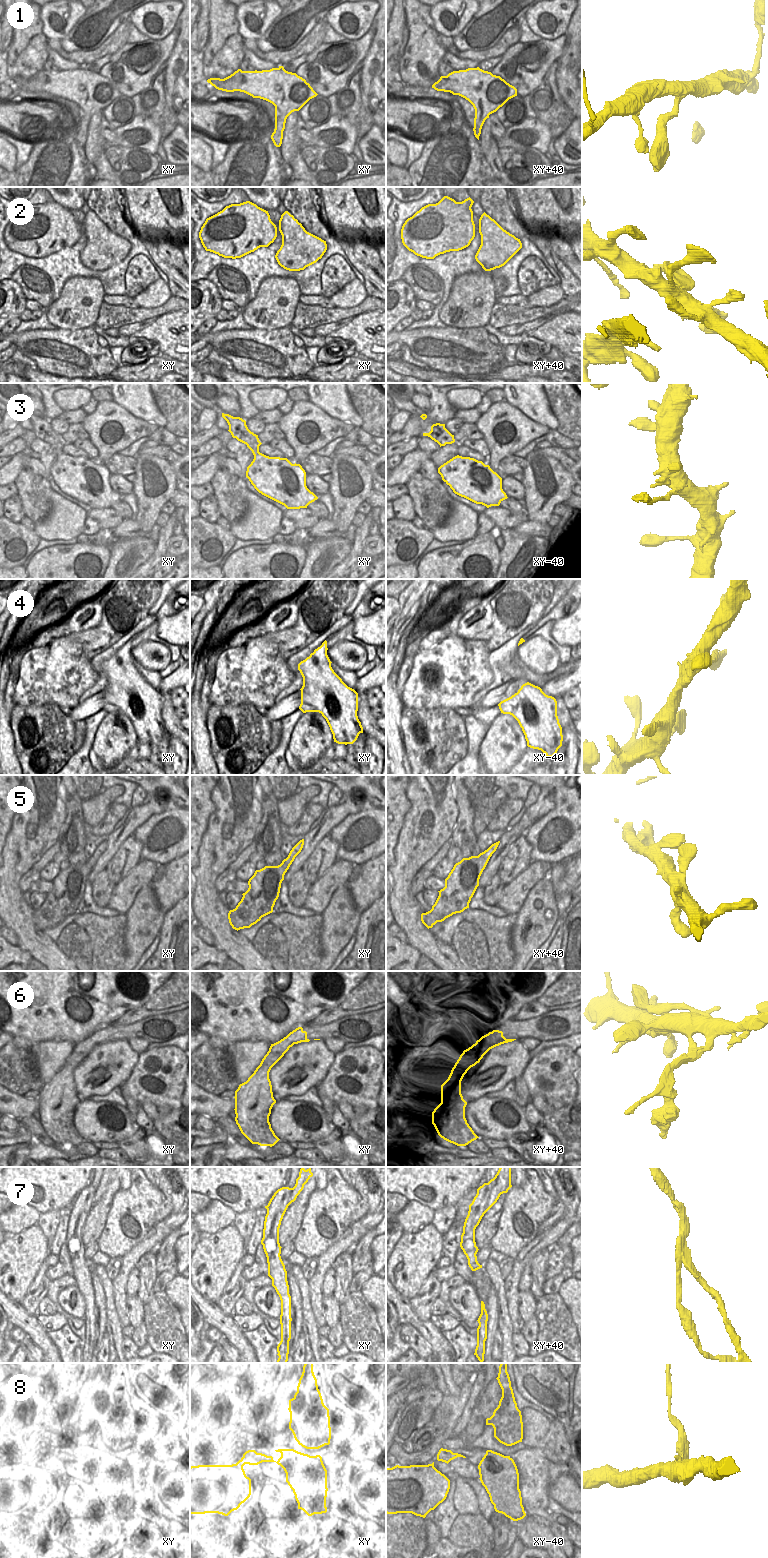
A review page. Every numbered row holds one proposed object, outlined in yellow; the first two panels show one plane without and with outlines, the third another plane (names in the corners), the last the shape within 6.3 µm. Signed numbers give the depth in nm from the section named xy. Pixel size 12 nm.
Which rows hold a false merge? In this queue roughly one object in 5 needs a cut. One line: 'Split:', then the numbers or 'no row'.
Split: 6, 7, 8

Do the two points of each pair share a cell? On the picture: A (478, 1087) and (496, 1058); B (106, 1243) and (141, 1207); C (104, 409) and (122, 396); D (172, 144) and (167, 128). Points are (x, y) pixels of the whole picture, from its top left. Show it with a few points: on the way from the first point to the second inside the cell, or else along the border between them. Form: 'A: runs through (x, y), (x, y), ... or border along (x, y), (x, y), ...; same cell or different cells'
A: runs through (481, 1080), (496, 1065); same cell
B: runs through (118, 1231), (118, 1220), (126, 1208), (129, 1207); same cell
C: border along (113, 401), (134, 415); different cells
D: border along (178, 124), (164, 137); different cells

